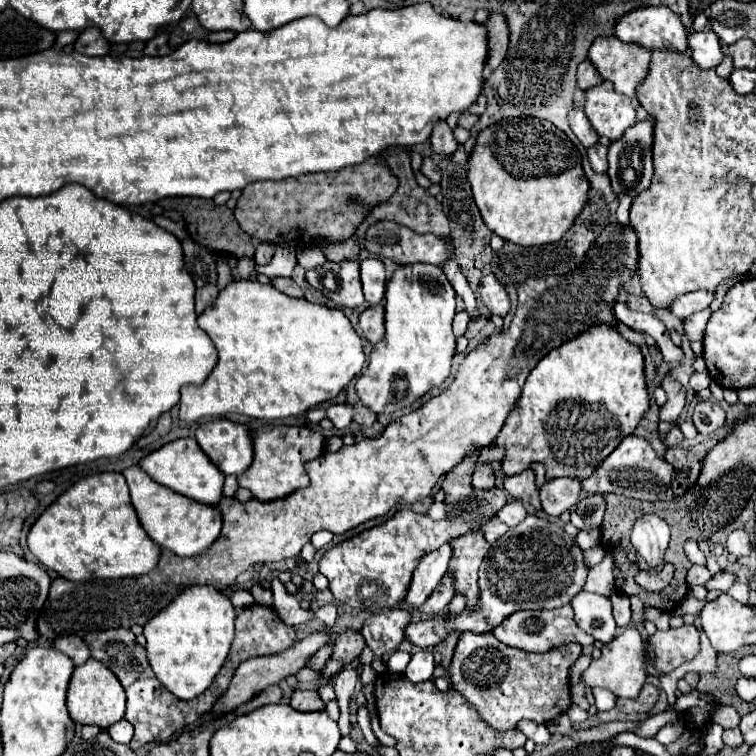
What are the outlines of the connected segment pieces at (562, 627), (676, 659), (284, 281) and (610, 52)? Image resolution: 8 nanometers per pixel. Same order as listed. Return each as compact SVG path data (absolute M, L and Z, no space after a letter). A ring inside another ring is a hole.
M569 603L559 609L551 609L551 611L547 611L547 609L543 609L543 611L517 611L511 617L507 617L507 621L503 621L499 627L495 627L493 635L509 647L517 647L517 649L531 651L531 653L547 653L547 649L555 649L559 645L569 645L569 643L589 647L595 641L591 635L583 633L581 629L575 629L573 609Z
M693 625L657 631L649 641L655 647L655 667L669 673L699 653L699 631Z
M275 277L275 279L273 279L273 287L277 287L281 293L285 293L285 295L289 295L289 297L297 297L297 299L303 297L301 287L299 287L291 277Z
M597 37L589 49L589 59L615 87L615 91L631 97L637 105L637 111L643 113L643 107L637 103L637 85L641 85L649 71L651 53L639 45L627 45L617 37Z

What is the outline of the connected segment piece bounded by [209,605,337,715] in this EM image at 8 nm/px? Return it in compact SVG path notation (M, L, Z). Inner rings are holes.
M323 605L321 609L315 611L315 617L319 617L319 619L325 623L325 627L323 627L321 631L317 631L317 633L308 635L302 641L294 643L290 648L285 649L283 653L275 653L275 655L267 655L267 657L253 657L253 659L243 661L243 663L237 667L237 671L235 671L235 675L233 675L233 679L231 679L231 685L229 685L227 693L225 693L219 701L215 701L215 709L211 709L209 715L219 715L219 713L235 711L235 709L241 707L243 703L251 701L251 697L255 697L257 693L261 693L265 687L275 685L275 683L283 681L285 677L295 675L297 671L301 671L301 669L307 665L307 661L309 661L319 649L329 643L331 629L333 629L335 619L337 619L337 607L335 607L335 605Z

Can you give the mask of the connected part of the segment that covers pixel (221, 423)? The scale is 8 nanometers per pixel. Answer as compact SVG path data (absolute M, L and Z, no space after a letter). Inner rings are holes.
M229 419L209 421L197 427L195 439L225 475L241 475L253 461L251 429L247 425Z

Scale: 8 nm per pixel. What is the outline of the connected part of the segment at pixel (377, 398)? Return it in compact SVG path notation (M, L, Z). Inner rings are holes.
M415 263L415 265L401 265L393 273L385 293L387 333L383 341L373 345L369 363L357 379L357 395L369 407L369 411L373 411L375 415L381 413L391 415L403 407L409 407L421 395L425 395L435 385L441 385L447 379L455 355L455 335L451 331L453 315L455 315L455 291L447 281L445 273L441 271L441 267Z

